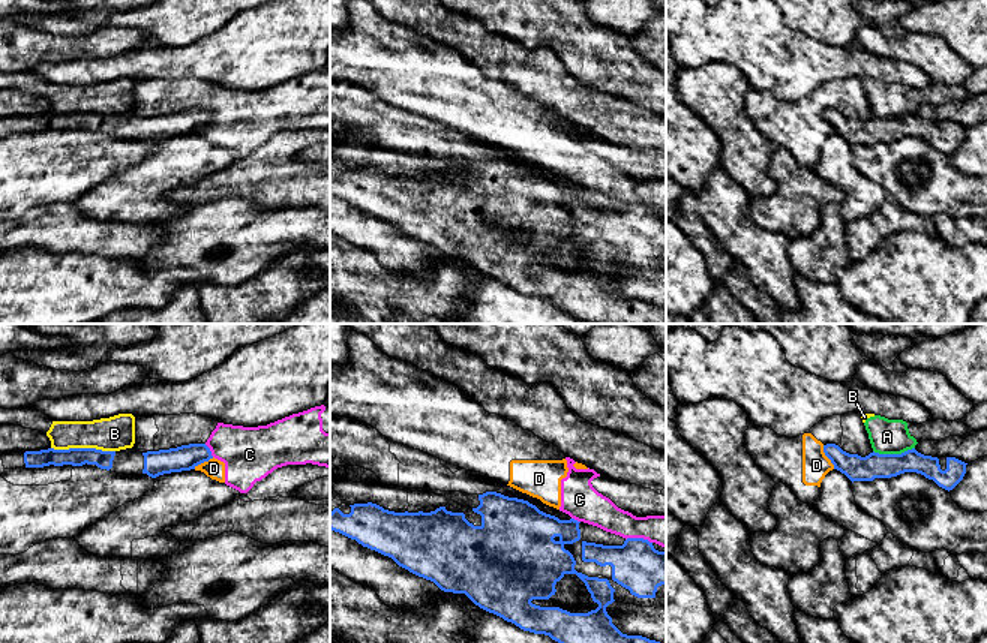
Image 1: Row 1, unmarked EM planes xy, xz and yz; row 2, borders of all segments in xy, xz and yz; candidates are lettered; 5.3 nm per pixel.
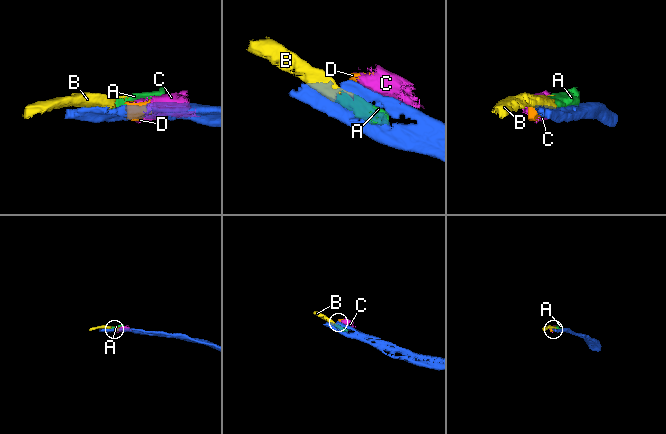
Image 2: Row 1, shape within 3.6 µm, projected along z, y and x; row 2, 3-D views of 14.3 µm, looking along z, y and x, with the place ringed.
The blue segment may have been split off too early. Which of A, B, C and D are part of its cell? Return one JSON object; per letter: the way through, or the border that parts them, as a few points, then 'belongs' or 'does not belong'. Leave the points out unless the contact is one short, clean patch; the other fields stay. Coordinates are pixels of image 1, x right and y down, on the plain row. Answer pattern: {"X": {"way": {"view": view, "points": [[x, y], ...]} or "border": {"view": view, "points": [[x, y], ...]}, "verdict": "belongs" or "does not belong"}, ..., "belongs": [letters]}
{"A": {"verdict": "does not belong"}, "B": {"verdict": "does not belong"}, "C": {"verdict": "does not belong"}, "D": {"border": {"view": "yz", "points": [[822, 110], [824, 119], [834, 132]]}, "verdict": "does not belong"}, "belongs": []}

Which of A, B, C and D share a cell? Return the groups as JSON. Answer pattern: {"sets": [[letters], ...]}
{"sets": [["A", "B"], ["C", "D"]]}

